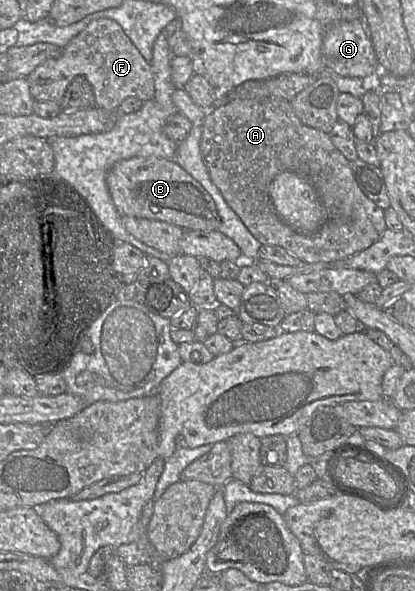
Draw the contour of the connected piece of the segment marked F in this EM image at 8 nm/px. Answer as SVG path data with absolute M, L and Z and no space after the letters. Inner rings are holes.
M108 18L92 21L63 49L60 58L46 61L26 79L36 102L60 105L67 88L79 76L85 77L91 84L96 106L105 110L118 110L128 97L137 97L144 102L151 100L155 94L150 63L143 58L121 26Z

